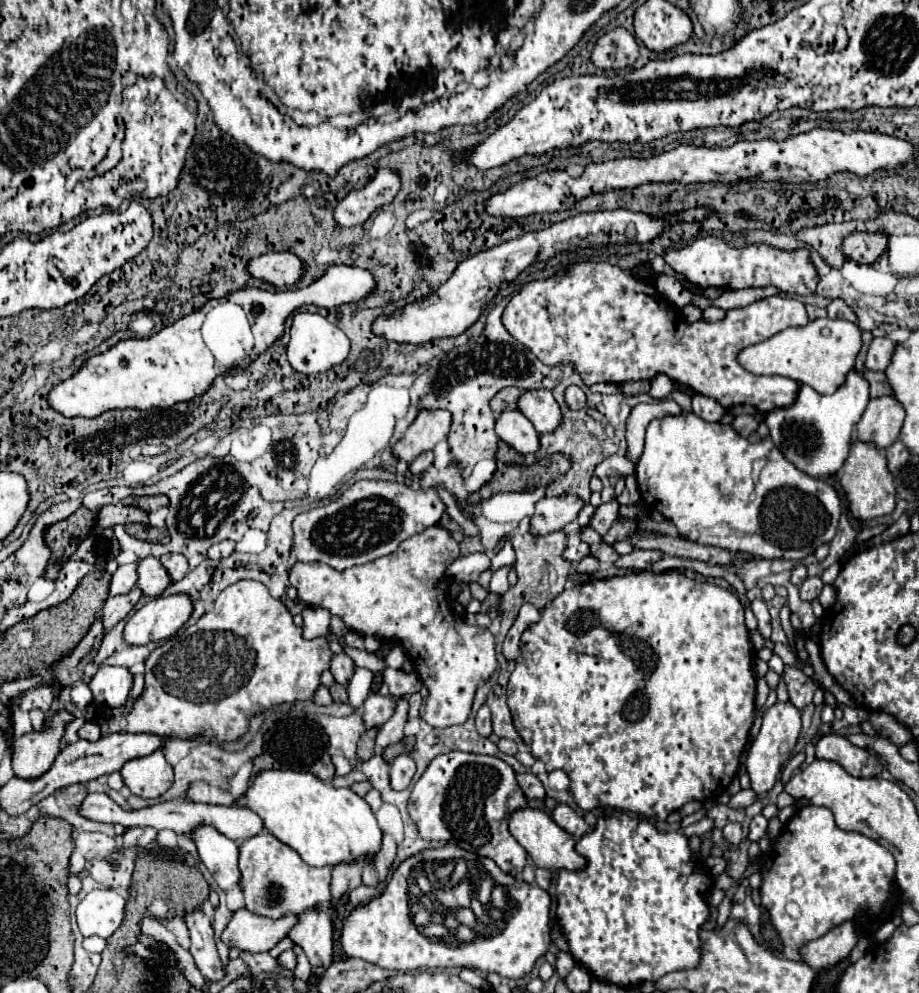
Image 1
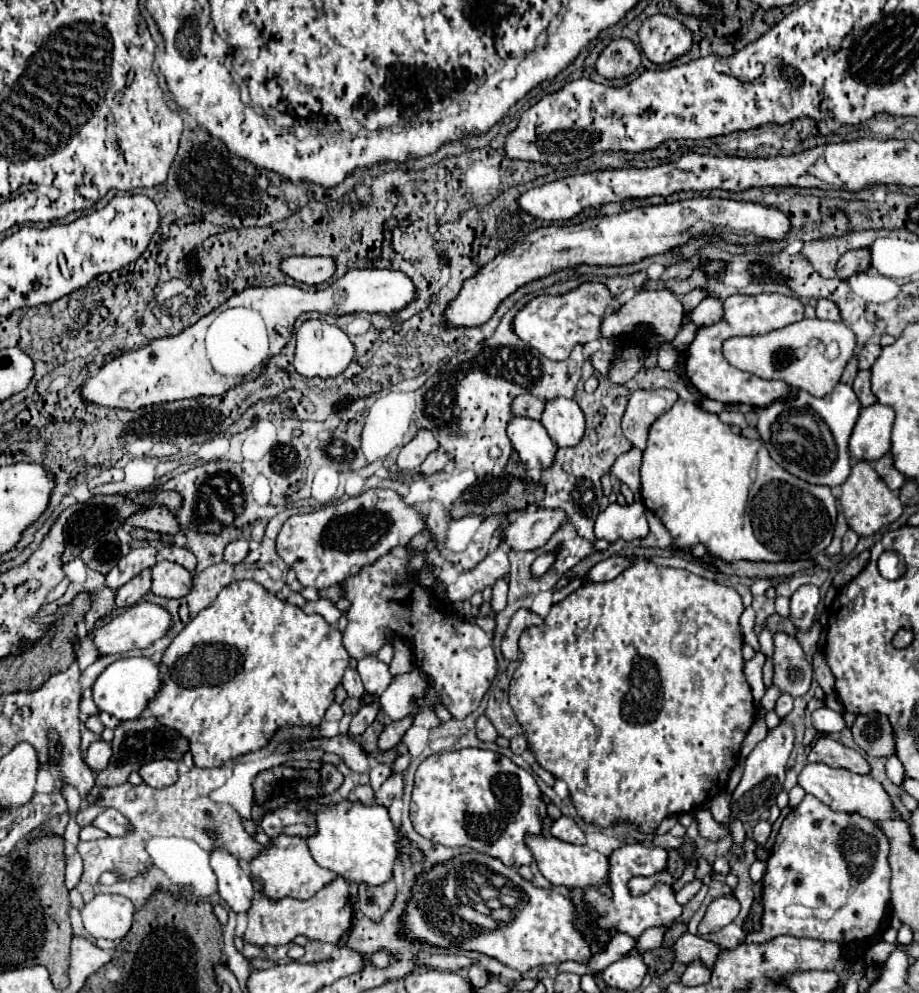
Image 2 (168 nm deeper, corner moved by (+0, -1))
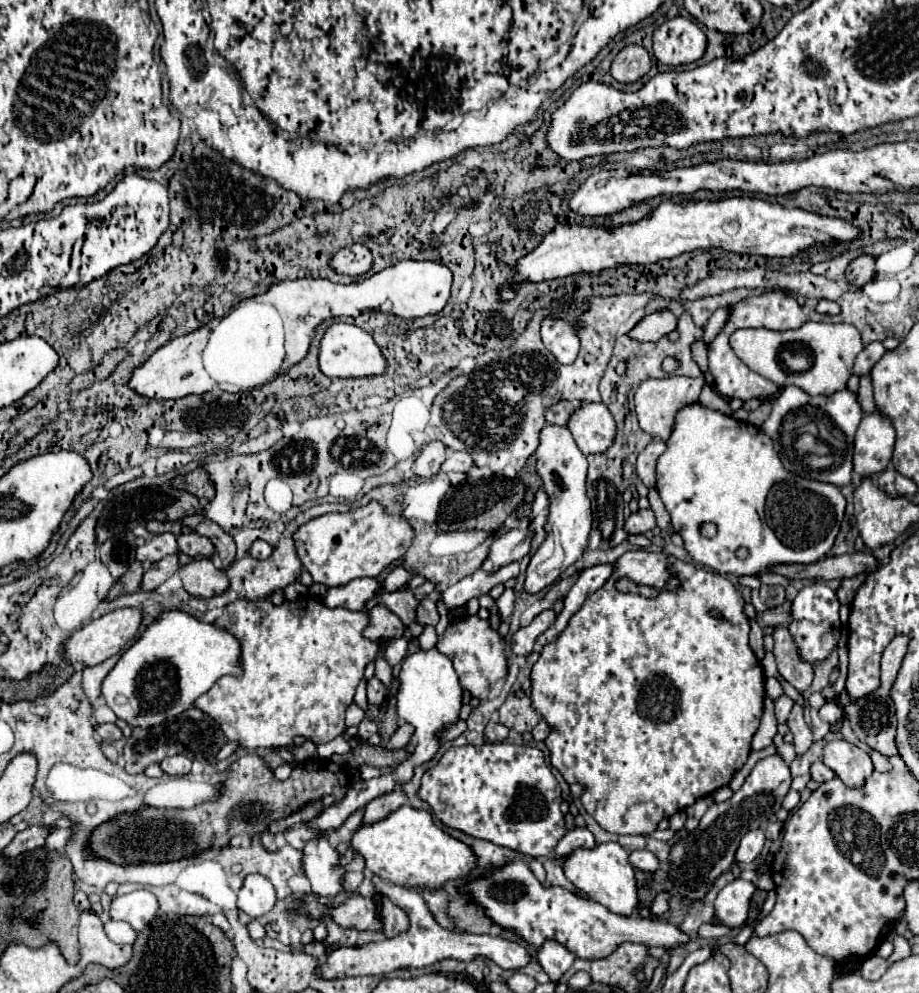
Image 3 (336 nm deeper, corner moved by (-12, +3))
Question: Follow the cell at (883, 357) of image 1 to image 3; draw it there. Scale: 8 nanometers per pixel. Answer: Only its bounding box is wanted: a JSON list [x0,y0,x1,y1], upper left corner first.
[854,341,886,375]

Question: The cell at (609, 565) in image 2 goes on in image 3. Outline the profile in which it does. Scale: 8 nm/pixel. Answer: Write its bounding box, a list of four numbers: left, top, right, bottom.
[538,563,614,645]

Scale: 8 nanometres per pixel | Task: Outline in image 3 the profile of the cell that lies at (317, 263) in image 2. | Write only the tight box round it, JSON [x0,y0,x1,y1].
[330,243,372,277]

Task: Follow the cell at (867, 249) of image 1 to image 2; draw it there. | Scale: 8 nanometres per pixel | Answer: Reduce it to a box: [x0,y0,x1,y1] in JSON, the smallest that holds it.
[836,249,870,279]

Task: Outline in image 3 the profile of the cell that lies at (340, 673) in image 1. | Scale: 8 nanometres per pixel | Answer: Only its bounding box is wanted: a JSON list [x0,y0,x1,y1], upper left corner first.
[366,677,386,705]

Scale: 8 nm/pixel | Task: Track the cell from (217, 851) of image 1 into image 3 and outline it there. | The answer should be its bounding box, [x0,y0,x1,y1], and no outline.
[238,875,276,919]

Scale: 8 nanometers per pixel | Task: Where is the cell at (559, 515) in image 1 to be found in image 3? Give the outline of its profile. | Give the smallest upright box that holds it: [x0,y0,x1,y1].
[486,527,534,571]

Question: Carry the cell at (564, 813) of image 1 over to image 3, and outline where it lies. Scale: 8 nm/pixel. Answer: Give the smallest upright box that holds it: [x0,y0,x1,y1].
[556,827,596,857]

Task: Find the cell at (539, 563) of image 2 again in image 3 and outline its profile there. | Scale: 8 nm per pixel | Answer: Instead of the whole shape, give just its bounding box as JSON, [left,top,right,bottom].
[524,423,592,593]

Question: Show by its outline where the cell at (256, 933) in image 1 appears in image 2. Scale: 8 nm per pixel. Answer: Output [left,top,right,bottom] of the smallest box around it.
[244,877,354,945]

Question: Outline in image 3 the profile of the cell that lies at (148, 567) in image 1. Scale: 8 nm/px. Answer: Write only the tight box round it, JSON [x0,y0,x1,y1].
[178,559,228,599]

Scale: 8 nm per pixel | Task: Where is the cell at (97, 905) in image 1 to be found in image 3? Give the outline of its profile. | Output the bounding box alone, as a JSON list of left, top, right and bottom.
[110,889,158,931]

